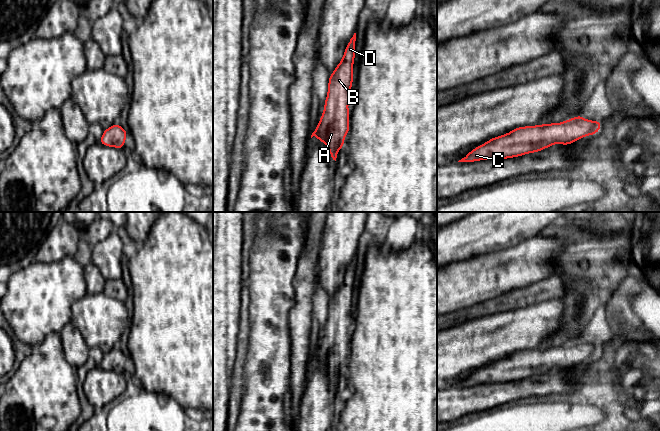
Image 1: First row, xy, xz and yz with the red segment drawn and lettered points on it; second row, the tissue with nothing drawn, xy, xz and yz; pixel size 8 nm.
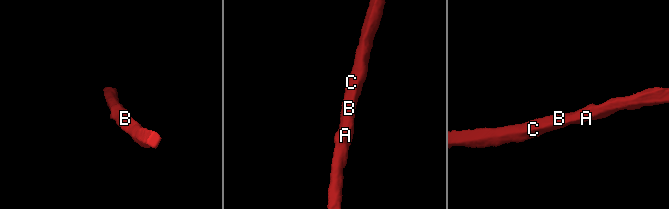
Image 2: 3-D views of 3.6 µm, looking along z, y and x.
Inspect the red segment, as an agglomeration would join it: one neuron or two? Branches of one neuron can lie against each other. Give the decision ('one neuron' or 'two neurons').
one neuron

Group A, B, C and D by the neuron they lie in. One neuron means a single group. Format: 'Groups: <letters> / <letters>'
Groups: A B C D

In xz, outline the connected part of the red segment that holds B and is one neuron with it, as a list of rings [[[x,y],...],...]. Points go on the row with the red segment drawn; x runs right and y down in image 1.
[[[354,33],[353,37],[348,42],[341,62],[337,65],[334,72],[330,74],[328,93],[324,104],[324,111],[315,131],[311,135],[311,138],[315,136],[318,140],[321,140],[328,147],[329,154],[335,161],[340,148],[345,144],[344,138],[350,130],[350,112],[348,110],[348,103],[351,100],[352,96],[350,90],[353,84],[355,41],[356,33]]]

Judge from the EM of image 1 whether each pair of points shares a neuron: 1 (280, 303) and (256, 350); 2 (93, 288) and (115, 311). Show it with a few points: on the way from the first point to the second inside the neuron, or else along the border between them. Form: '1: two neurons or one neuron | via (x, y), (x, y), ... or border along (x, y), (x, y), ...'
1: one neuron | via (268, 315), (265, 321), (265, 338)
2: two neurons | border along (102, 291), (87, 293)

